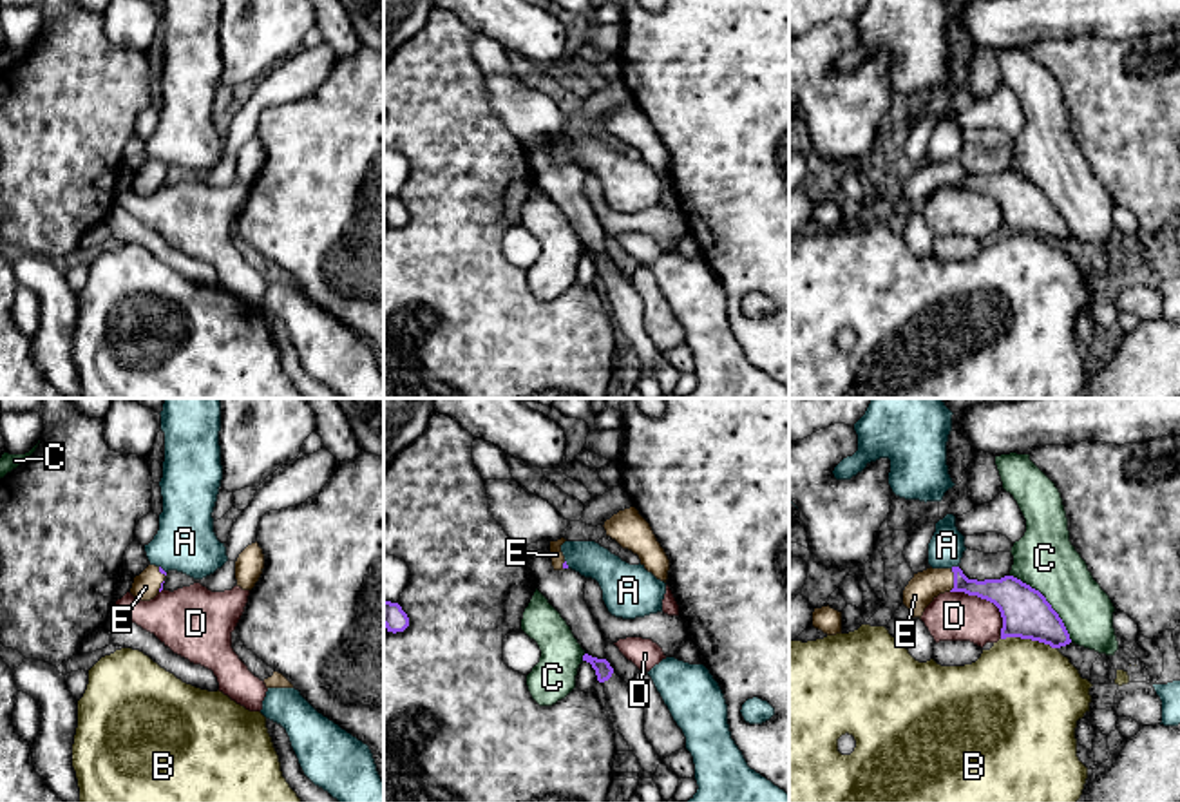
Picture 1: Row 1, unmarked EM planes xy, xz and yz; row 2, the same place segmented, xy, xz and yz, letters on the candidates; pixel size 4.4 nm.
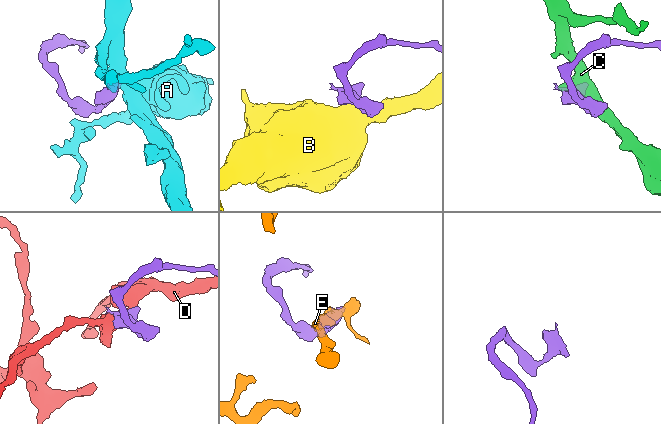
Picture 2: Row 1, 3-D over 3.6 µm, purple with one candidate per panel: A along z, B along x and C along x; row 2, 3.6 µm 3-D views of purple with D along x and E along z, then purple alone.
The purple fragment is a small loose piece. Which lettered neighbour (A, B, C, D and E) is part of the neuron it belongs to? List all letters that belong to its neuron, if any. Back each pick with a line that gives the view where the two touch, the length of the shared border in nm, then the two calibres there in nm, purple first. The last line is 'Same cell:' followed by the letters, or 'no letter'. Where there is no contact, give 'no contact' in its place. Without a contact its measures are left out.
E: yz | 110 nm | 160/140 nm
Same cell: E

